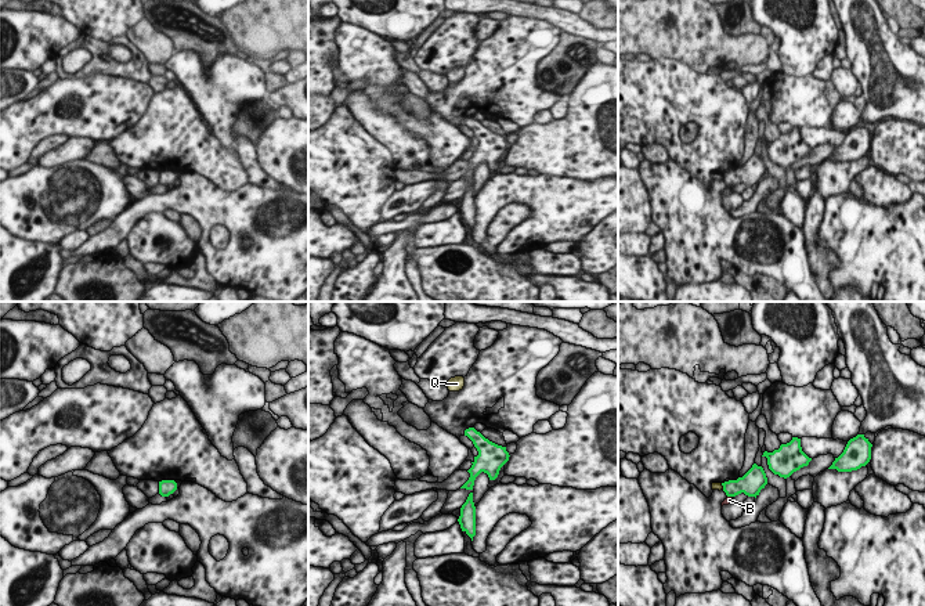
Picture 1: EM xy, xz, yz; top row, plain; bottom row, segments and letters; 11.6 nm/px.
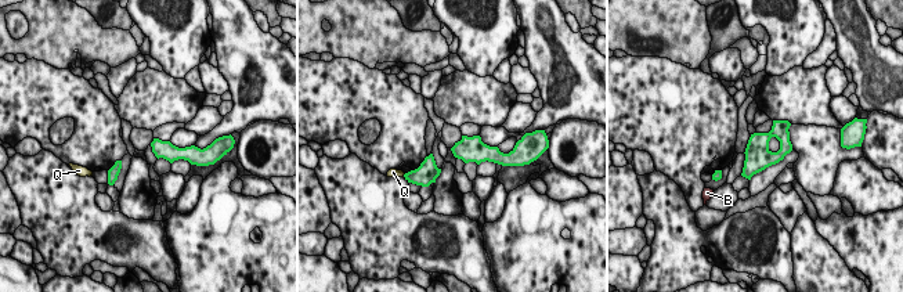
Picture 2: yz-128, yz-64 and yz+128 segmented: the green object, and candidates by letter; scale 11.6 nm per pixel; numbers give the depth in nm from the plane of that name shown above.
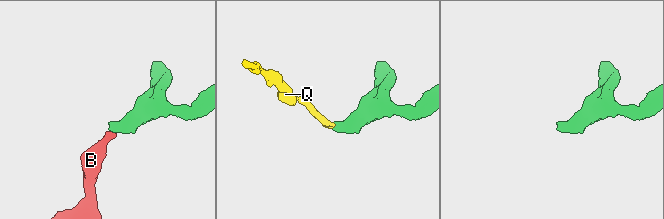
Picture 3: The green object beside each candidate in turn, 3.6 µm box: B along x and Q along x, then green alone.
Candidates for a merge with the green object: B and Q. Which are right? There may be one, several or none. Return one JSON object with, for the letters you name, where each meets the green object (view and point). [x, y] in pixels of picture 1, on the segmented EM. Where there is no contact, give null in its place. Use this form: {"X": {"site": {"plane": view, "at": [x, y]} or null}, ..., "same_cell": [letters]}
{"same_cell": []}

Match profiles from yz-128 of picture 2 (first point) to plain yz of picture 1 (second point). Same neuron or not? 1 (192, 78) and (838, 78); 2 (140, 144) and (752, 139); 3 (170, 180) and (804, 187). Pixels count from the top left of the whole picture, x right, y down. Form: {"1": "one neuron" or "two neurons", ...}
{"1": "two neurons", "2": "two neurons", "3": "one neuron"}

